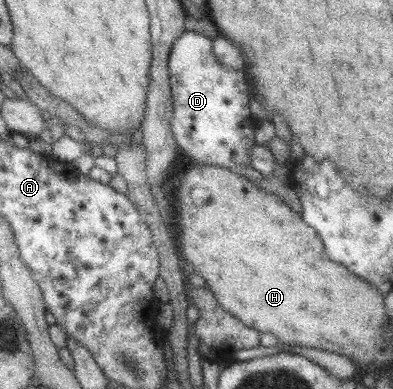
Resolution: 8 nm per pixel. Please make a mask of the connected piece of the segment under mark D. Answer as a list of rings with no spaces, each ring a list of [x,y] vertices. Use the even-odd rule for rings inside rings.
[[[184,30],[172,43],[167,66],[172,97],[169,128],[179,154],[194,163],[236,171],[240,165],[250,166],[248,152],[255,144],[253,131],[258,120],[248,109],[252,94],[246,74],[222,68],[212,54],[212,41],[200,32]]]

